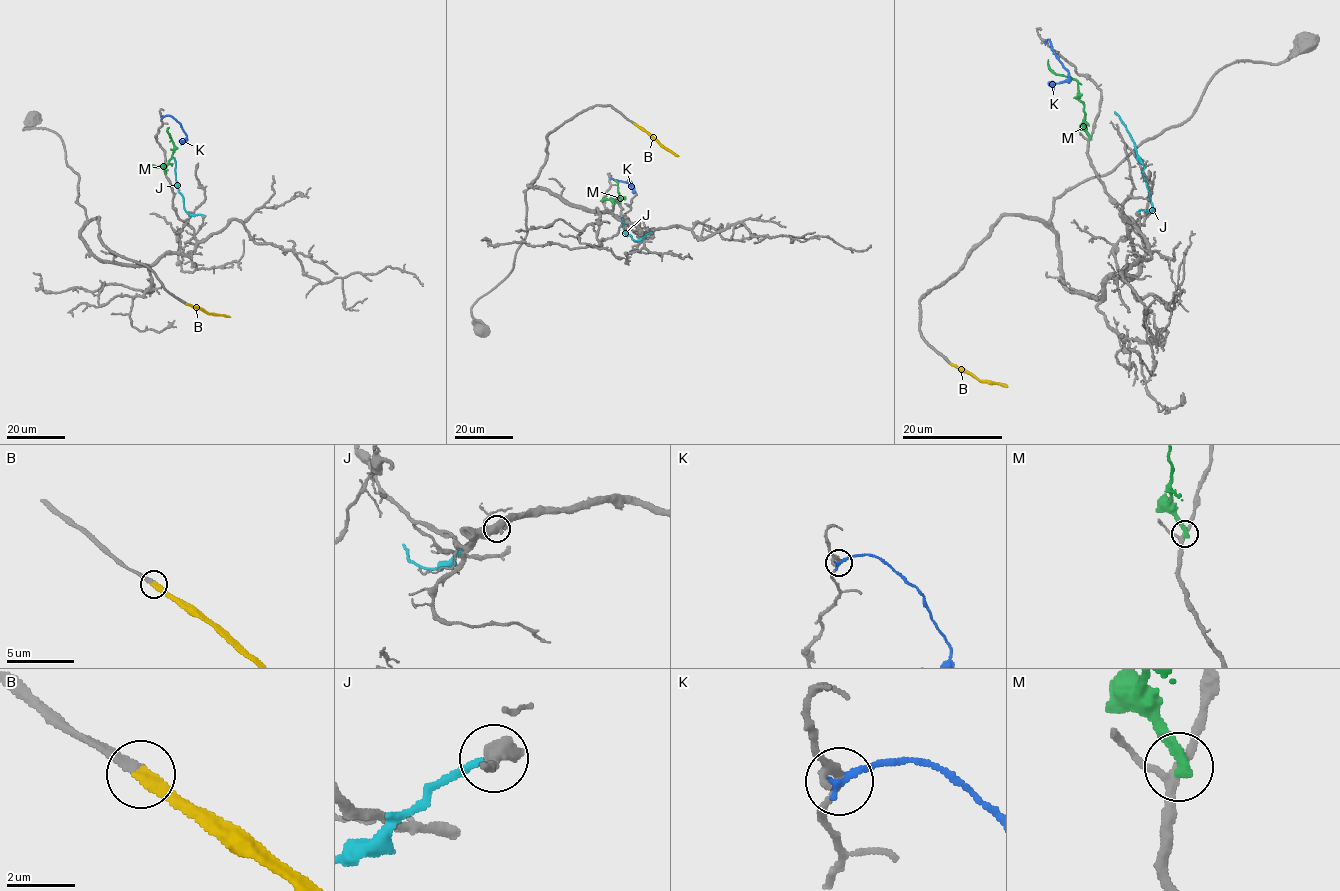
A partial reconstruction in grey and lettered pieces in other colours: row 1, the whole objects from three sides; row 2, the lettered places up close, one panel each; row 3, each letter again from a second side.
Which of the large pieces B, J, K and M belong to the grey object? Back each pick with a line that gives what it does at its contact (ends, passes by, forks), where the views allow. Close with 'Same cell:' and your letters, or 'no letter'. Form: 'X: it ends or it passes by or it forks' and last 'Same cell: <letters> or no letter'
B: it ends
Same cell: B

